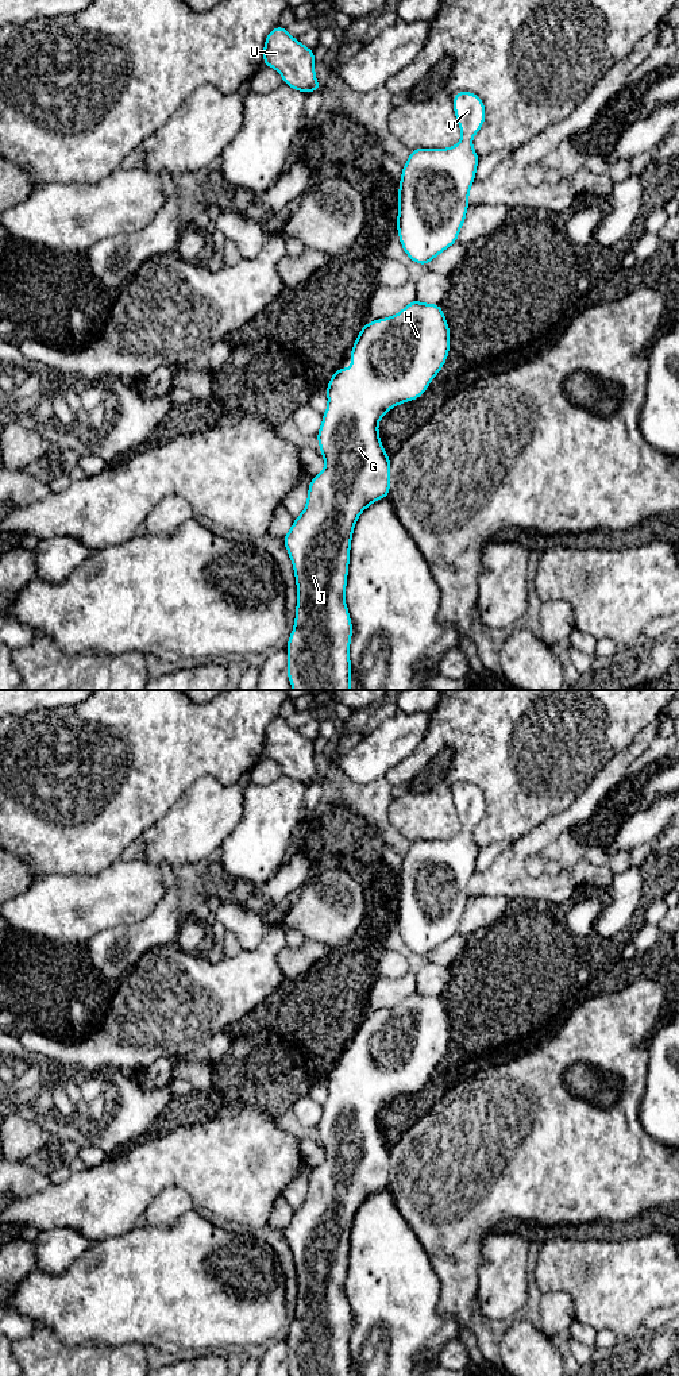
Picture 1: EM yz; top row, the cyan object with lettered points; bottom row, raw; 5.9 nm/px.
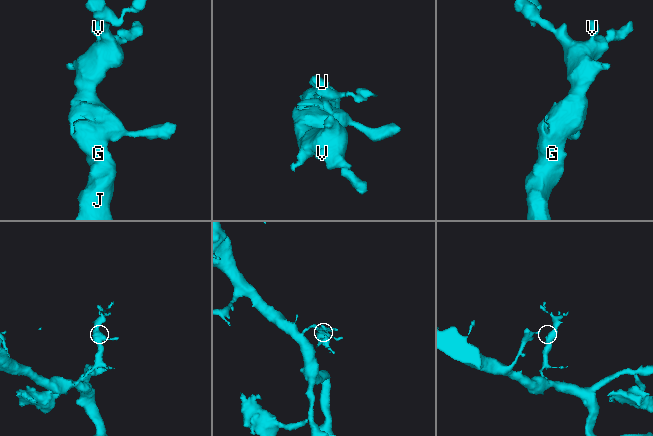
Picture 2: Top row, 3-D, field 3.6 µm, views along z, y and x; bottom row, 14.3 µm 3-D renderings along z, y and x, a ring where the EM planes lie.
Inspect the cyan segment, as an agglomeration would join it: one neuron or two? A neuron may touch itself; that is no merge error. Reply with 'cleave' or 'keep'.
keep

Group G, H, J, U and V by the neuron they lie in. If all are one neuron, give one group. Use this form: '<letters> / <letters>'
G H J U V

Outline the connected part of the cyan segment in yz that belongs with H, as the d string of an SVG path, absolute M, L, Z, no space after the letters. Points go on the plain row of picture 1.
M414 990L397 1006L366 1014L350 1042L352 1059L337 1059L328 1074L325 1080L328 1098L316 1126L325 1159L312 1169L305 1200L282 1229L293 1254L298 1284L294 1319L286 1337L290 1376L351 1376L352 1315L344 1292L351 1230L360 1205L377 1191L389 1188L390 1184L390 1148L386 1146L379 1132L378 1113L389 1101L423 1087L444 1057L448 1044L450 1018L441 998L423 995Z

